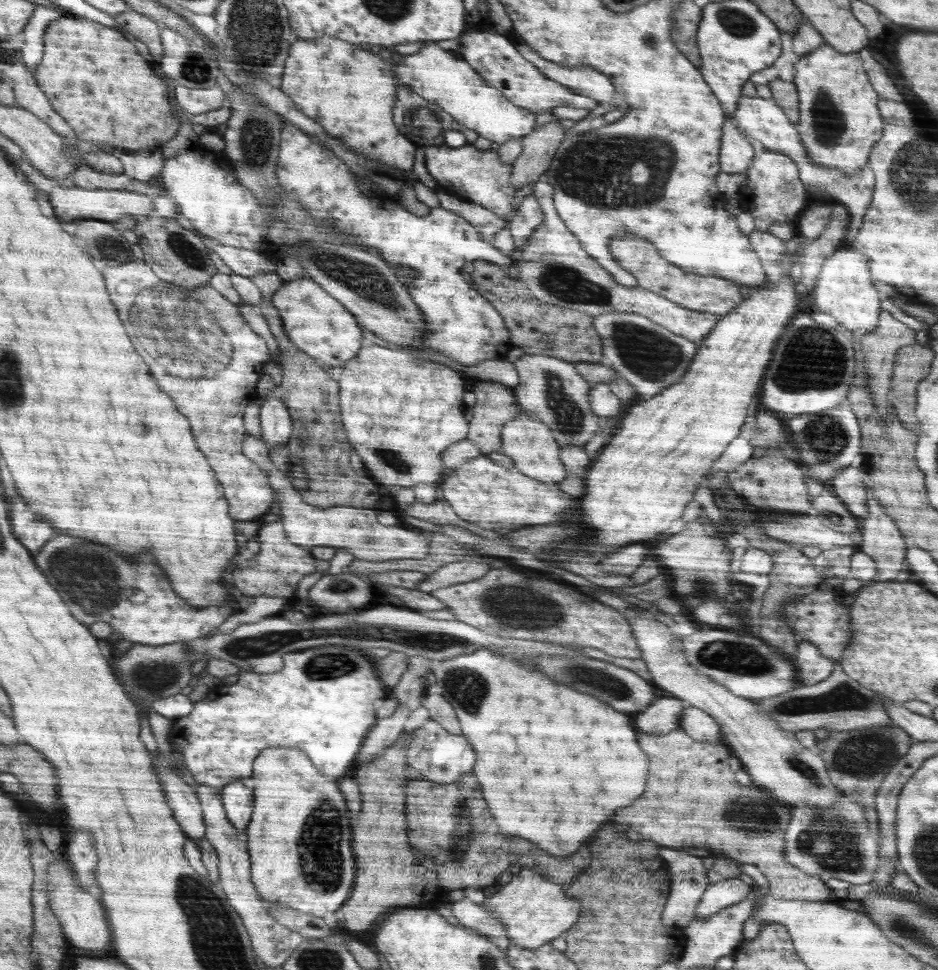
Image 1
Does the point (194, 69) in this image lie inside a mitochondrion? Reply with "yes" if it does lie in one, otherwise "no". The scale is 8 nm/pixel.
yes

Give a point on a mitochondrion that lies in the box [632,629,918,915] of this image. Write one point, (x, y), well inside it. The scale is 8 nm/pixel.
(838, 843)

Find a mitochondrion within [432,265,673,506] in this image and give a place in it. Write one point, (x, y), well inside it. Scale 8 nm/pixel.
(569, 417)

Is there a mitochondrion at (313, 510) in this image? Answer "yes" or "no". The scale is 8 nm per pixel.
no

